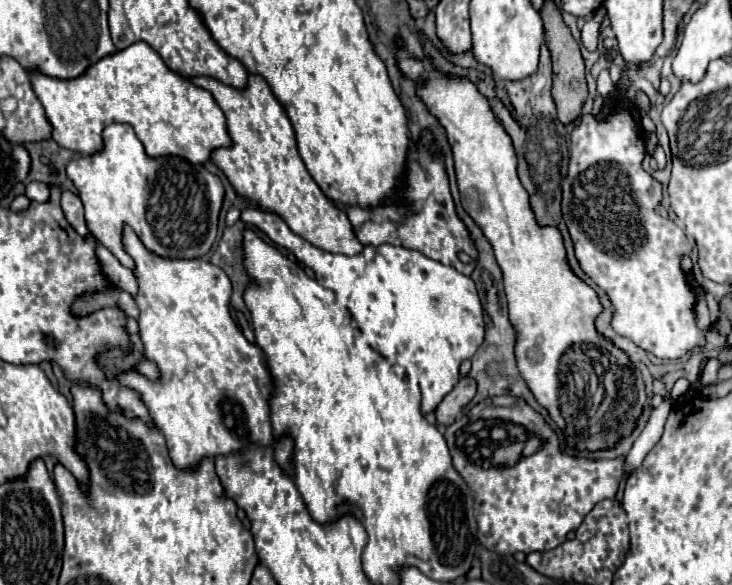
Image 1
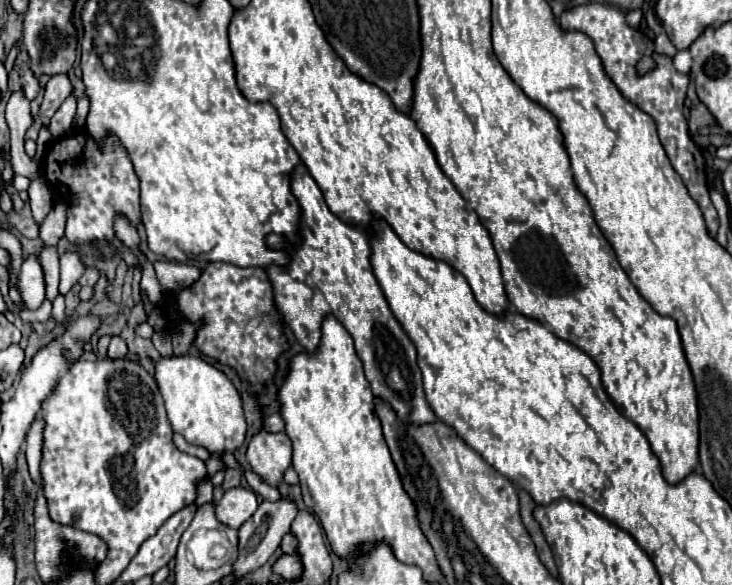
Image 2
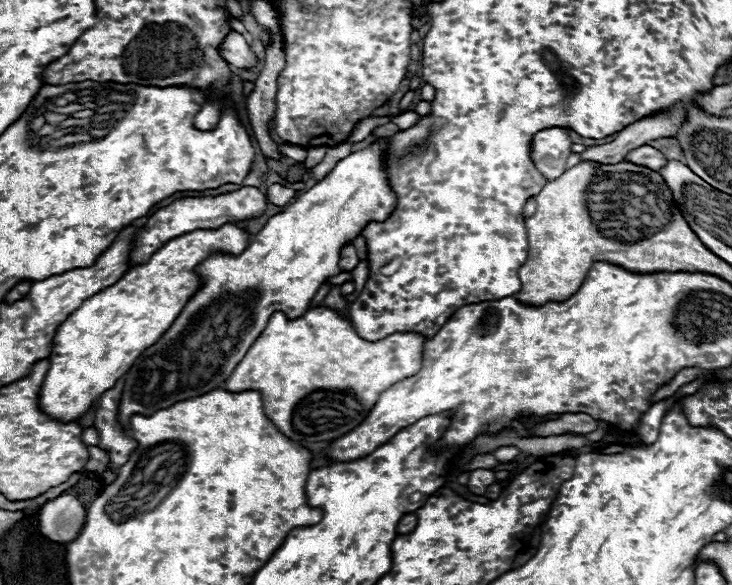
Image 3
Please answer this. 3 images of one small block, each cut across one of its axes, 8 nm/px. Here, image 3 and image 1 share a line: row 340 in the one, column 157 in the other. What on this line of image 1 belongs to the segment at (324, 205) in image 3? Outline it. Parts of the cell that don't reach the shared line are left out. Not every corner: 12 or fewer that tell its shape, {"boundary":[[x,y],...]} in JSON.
{"boundary":[[132,126],[66,166],[88,230],[126,268],[122,224],[164,258],[216,240],[222,180],[150,158]]}

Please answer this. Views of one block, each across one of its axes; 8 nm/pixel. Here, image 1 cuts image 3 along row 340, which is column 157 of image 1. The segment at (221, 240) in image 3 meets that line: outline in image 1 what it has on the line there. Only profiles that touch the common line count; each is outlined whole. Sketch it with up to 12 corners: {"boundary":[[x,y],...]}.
{"boundary":[[146,42],[78,78],[30,70],[62,148],[130,124],[150,156],[230,144],[214,96]]}

